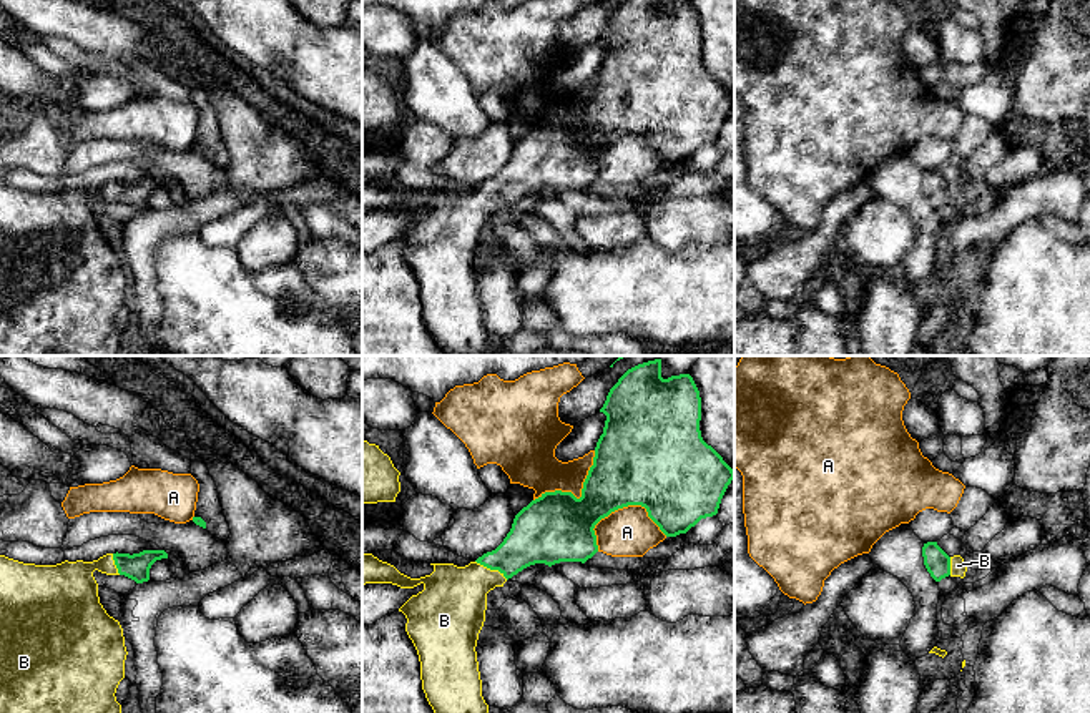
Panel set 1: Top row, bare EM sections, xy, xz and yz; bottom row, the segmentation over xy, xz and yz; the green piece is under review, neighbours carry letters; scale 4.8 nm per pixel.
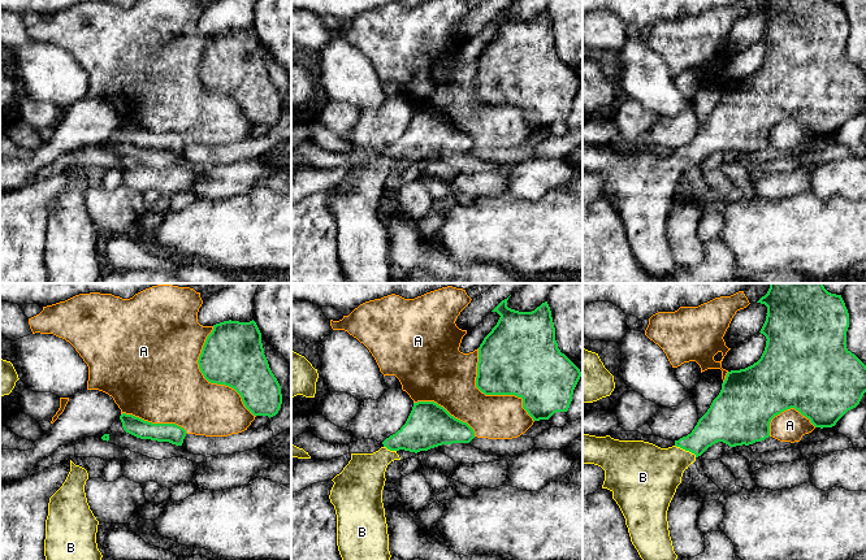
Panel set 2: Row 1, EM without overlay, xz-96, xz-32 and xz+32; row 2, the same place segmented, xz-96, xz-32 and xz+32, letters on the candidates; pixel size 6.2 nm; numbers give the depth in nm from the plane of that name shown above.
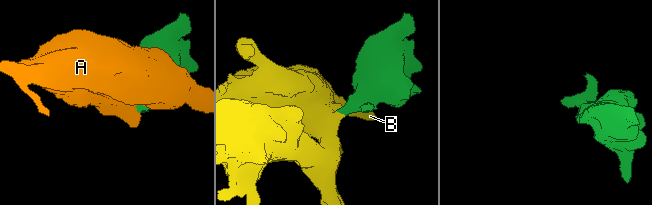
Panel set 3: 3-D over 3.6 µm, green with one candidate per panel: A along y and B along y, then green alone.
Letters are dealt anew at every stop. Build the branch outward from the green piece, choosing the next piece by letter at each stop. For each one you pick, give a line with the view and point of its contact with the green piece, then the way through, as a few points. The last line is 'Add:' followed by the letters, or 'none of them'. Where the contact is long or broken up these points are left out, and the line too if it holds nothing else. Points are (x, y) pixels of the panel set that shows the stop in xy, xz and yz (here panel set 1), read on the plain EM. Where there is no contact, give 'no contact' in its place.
B: xz (492, 196) | across xz (534, 167), (492, 196), (454, 226)
Add: B

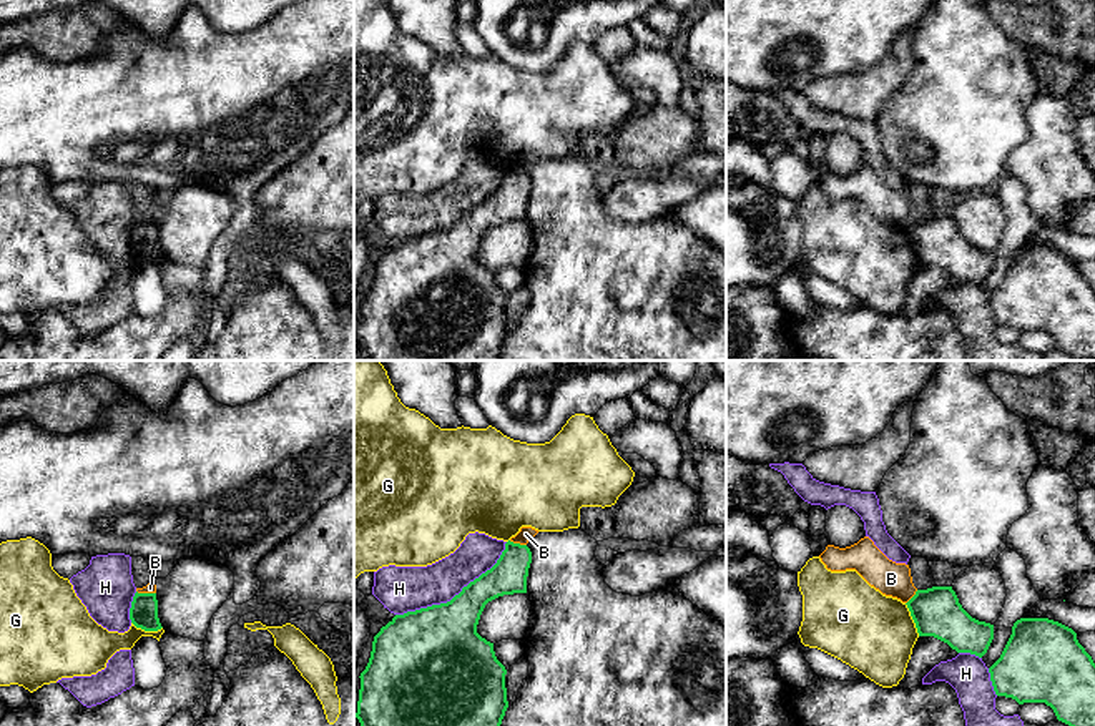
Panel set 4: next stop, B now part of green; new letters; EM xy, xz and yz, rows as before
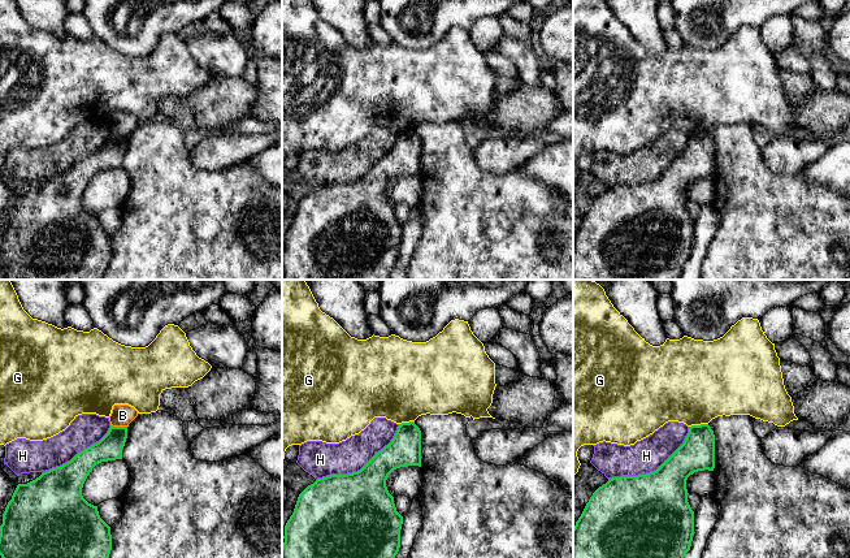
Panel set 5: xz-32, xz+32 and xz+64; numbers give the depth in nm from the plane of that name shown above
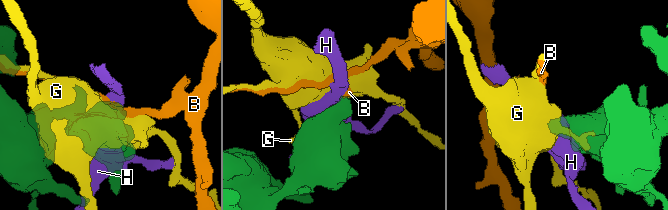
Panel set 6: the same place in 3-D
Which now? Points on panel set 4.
Add: none of them

